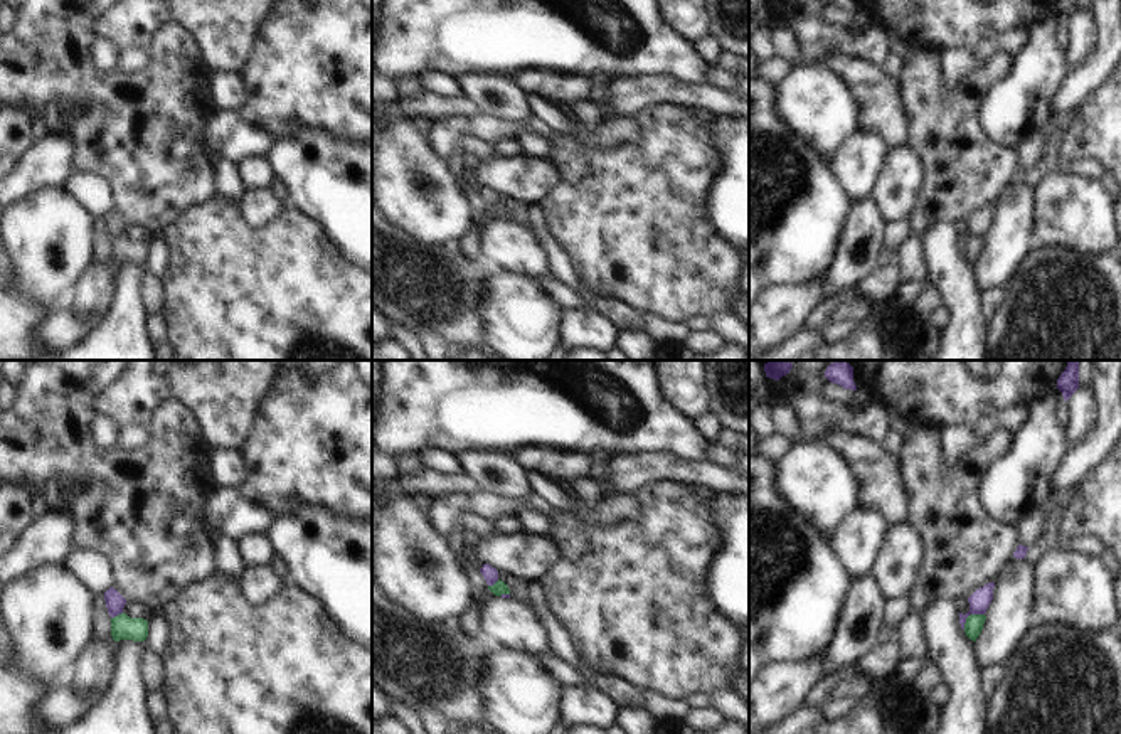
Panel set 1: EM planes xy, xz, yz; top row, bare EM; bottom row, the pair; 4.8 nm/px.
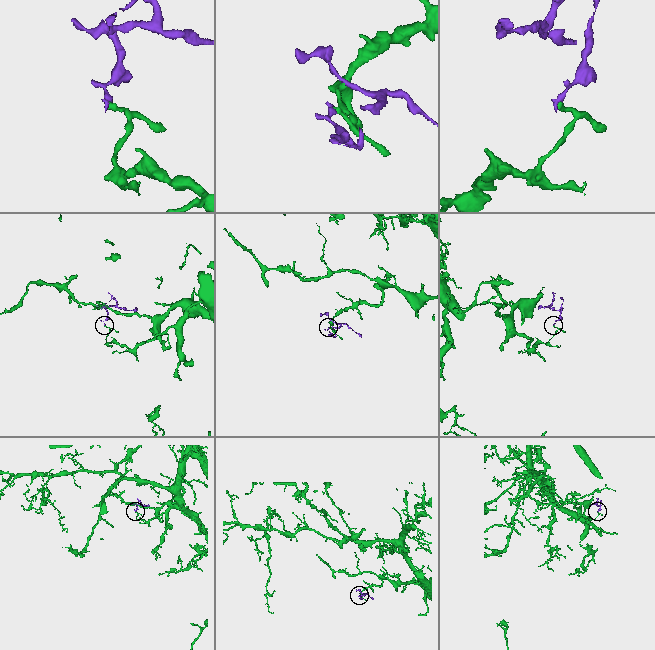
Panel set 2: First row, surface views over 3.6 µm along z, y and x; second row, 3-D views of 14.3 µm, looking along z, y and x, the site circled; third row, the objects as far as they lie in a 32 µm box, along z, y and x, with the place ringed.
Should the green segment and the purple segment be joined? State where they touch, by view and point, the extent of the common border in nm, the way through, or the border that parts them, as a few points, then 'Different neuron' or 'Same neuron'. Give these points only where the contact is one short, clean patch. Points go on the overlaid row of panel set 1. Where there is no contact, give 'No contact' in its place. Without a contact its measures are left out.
Touches green at yz (970, 615). Shared border 130 nm. Boundary: yz (983, 613), (972, 613), (963, 628). Different neuron

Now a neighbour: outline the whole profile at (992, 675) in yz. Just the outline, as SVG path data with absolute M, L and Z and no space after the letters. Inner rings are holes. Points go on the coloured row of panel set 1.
M1005 663L983 668L983 689L988 697L995 694L1005 673L1007 673Z

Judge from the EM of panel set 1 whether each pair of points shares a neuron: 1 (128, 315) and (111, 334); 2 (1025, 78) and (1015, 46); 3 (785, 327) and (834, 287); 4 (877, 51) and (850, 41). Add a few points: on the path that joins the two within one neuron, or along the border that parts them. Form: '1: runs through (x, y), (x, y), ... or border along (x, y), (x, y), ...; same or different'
1: runs through (123, 320), (116, 329); same
2: border along (1030, 29), (1030, 39), (1014, 58); different
3: border along (825, 276), (827, 297); different
4: runs through (871, 44), (857, 44); same

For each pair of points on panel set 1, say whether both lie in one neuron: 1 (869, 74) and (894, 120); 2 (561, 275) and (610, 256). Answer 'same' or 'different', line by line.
1: same
2: different

